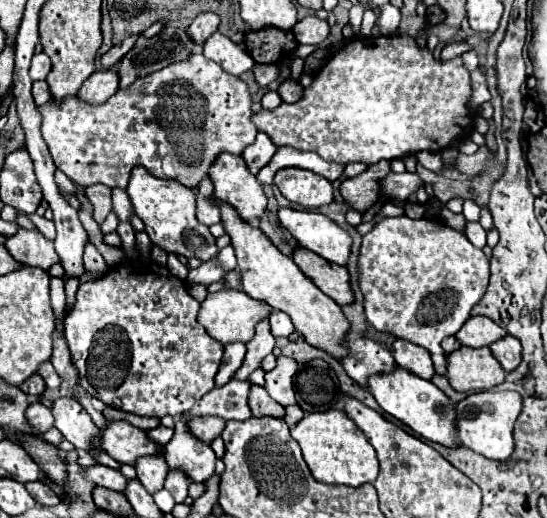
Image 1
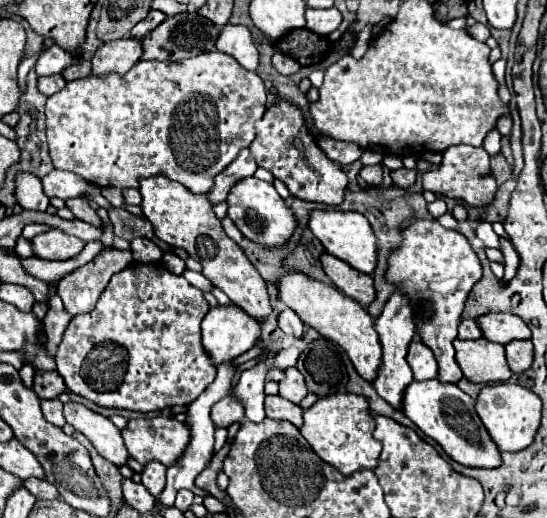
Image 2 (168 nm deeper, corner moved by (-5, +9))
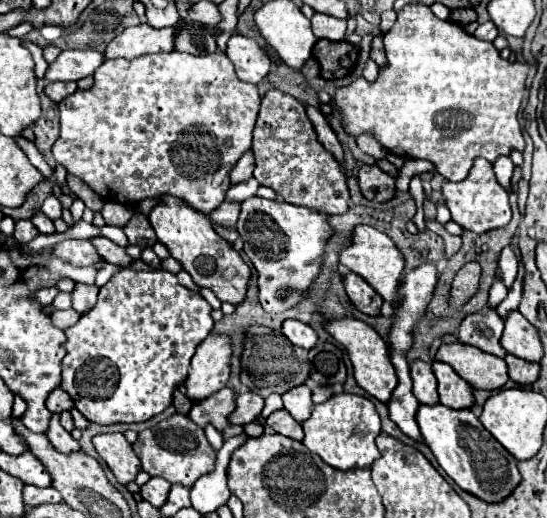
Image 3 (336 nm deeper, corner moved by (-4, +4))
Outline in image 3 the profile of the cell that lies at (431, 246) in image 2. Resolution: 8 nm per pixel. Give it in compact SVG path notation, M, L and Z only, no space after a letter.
M433 360L431 366L439 382L439 402L451 408L471 408L473 406L471 386L445 362Z

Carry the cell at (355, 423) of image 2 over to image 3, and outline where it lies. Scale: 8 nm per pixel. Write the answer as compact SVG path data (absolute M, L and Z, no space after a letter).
M333 394L327 402L317 404L311 416L303 422L305 438L303 444L323 462L337 470L351 470L351 468L369 468L375 458L379 458L379 450L375 438L381 434L379 414L373 402L365 396L357 394Z

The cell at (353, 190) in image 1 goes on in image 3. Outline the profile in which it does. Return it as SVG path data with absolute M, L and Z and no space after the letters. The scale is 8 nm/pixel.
M363 164L359 168L359 188L361 192L375 202L385 202L395 196L395 178L379 170L379 166Z

